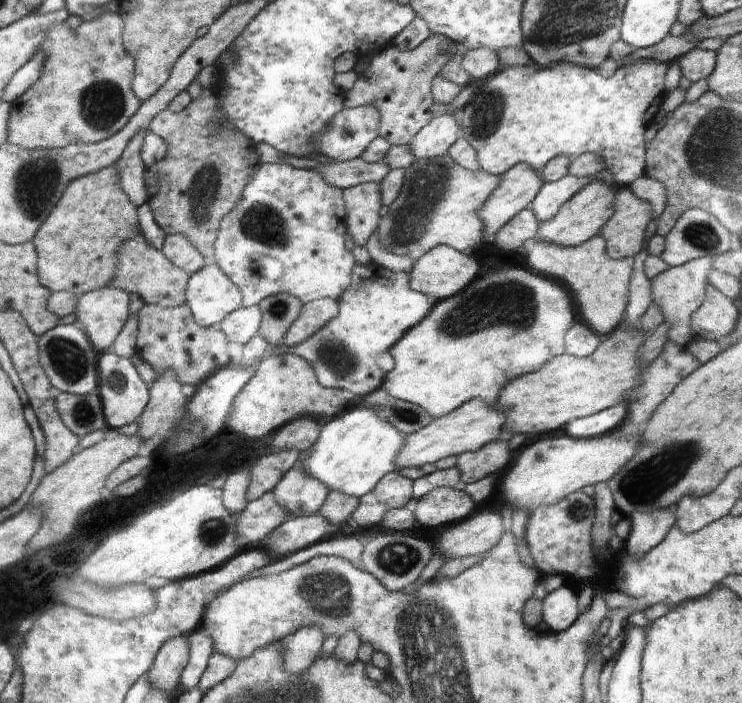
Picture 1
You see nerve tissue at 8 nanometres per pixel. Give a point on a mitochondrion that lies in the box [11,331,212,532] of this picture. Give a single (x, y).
(68, 359)

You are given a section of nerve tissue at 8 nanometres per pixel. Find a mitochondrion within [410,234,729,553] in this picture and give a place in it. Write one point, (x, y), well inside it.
(495, 306)

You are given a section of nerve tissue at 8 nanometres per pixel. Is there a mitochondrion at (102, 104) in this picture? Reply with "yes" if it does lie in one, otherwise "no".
yes

